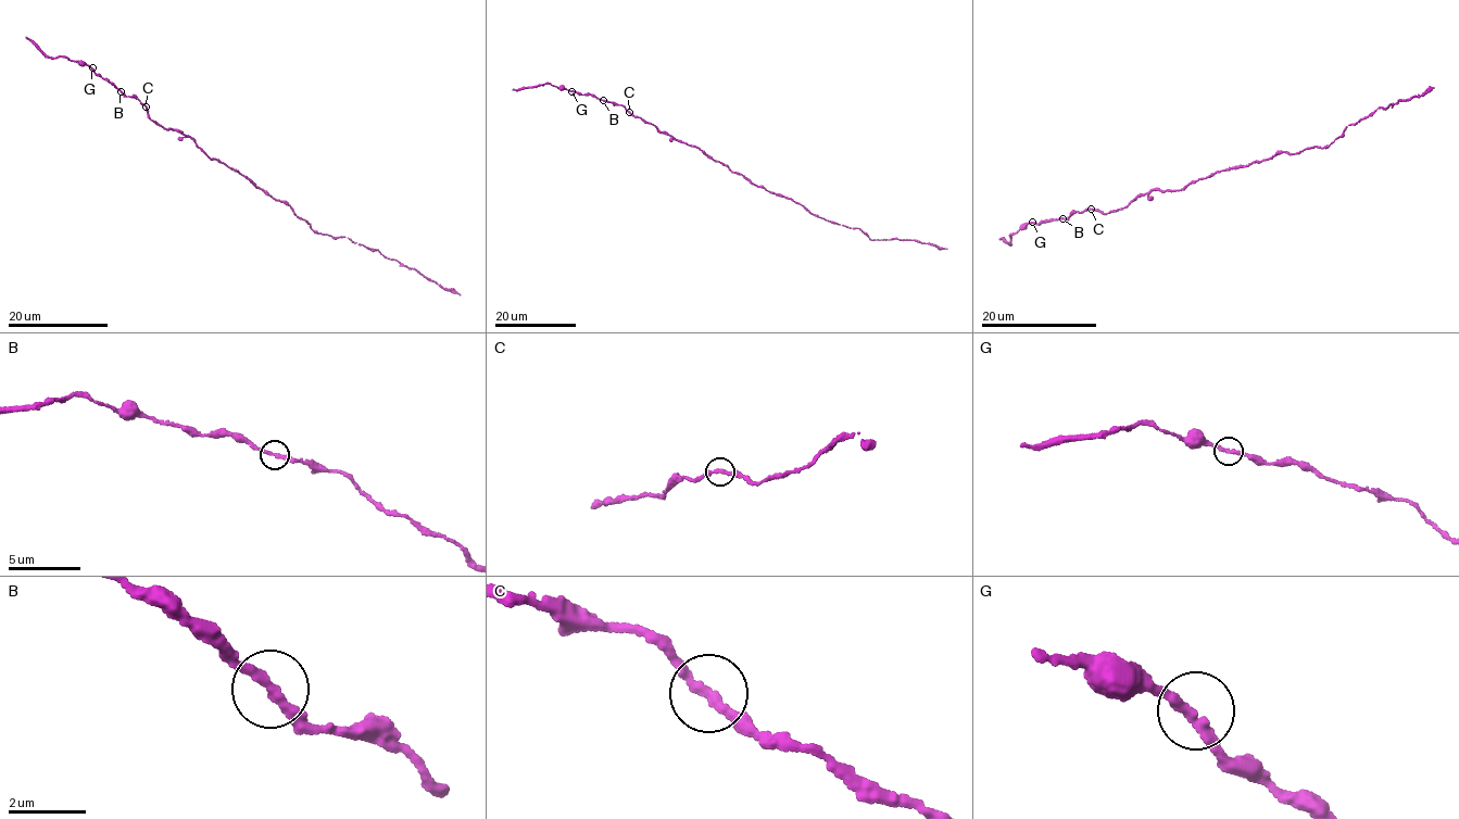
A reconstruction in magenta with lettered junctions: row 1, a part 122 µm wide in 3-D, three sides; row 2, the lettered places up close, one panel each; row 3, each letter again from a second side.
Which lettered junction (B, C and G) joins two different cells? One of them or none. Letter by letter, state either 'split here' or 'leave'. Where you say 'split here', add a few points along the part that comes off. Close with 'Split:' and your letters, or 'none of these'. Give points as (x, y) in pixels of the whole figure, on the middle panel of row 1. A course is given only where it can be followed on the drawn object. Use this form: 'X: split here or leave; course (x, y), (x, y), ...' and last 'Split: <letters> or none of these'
B: leave
C: leave
G: leave
Split: none of these

